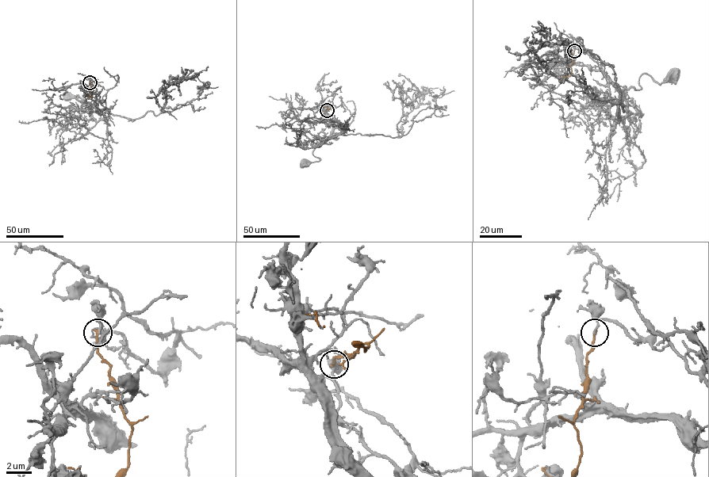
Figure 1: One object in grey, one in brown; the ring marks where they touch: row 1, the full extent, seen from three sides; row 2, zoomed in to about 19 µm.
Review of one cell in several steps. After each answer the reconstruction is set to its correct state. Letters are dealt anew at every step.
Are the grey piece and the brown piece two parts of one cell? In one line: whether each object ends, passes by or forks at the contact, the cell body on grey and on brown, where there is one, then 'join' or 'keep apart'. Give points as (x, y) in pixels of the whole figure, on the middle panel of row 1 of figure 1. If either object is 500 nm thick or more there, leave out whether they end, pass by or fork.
grey ends; brown ends; soma grey (303, 162); soma brown none; keep apart

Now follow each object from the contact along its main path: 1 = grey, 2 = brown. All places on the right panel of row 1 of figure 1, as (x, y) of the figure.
1: (573, 51), (584, 51), (621, 91), (640, 89), (642, 74), (658, 84), (669, 77)
2: (573, 51), (572, 73), (558, 82)

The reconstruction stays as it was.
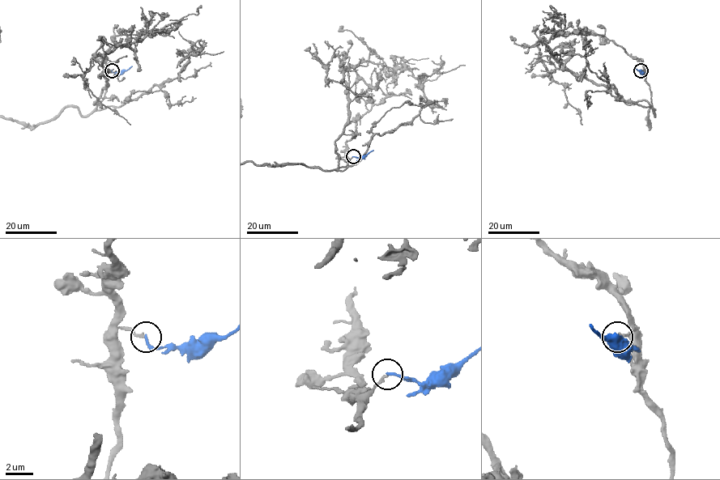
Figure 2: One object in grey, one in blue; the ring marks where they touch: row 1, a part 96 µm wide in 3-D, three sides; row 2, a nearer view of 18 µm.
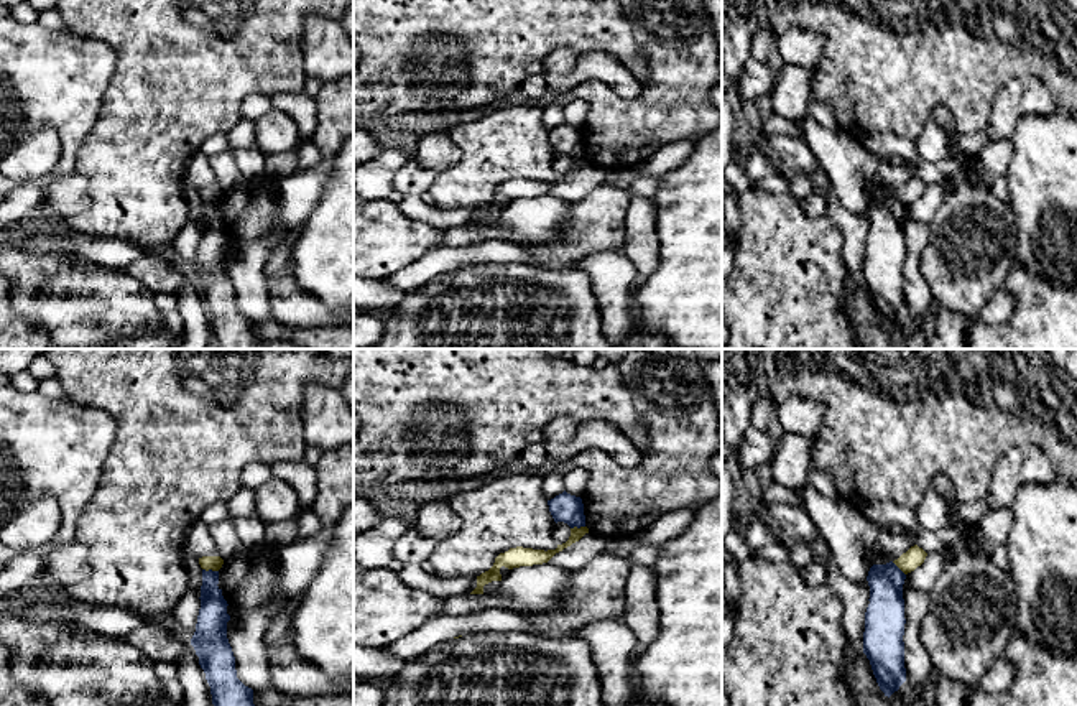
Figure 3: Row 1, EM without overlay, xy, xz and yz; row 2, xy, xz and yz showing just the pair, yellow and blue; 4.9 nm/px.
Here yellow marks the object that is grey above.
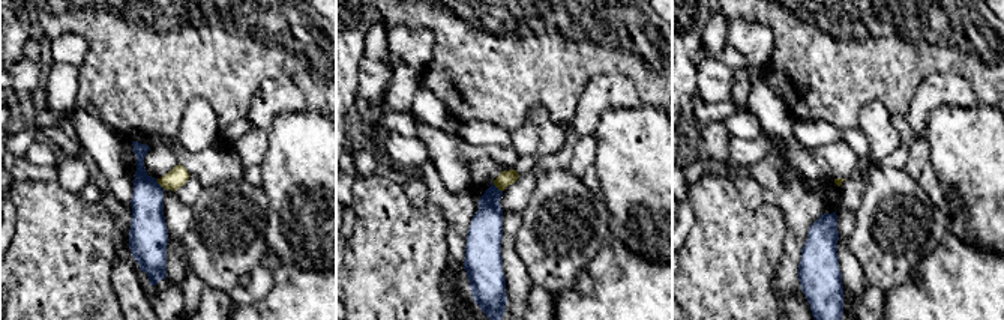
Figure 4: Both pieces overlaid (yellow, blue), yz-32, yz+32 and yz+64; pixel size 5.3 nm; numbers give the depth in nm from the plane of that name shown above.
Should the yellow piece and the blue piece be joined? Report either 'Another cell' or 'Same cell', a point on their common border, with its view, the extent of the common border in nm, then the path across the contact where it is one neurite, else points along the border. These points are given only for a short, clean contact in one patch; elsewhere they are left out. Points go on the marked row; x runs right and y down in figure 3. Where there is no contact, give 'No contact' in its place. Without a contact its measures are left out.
Another cell. Touches yellow at xy (211, 568). Shared border 80 nm. Boundary: xy (203, 568), (217, 571)

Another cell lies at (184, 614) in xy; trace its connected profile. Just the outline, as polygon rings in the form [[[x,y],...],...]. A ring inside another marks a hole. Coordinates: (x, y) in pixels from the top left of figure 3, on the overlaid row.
[[[189,586],[173,609],[173,624],[191,640],[196,632],[201,599]]]

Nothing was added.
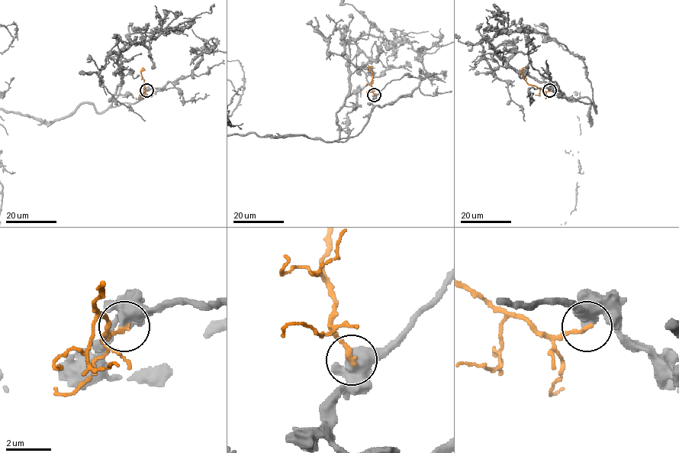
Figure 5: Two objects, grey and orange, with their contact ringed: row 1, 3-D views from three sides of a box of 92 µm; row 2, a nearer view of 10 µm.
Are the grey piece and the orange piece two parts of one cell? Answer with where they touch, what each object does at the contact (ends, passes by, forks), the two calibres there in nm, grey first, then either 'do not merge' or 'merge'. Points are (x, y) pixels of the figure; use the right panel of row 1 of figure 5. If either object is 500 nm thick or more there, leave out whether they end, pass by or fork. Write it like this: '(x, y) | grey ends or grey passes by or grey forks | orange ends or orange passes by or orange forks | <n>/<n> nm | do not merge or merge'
(549, 90) | 600/200 nm | do not merge

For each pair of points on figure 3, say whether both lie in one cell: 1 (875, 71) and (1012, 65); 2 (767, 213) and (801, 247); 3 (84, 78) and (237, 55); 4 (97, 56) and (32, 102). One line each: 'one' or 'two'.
1: one
2: one
3: two
4: one

